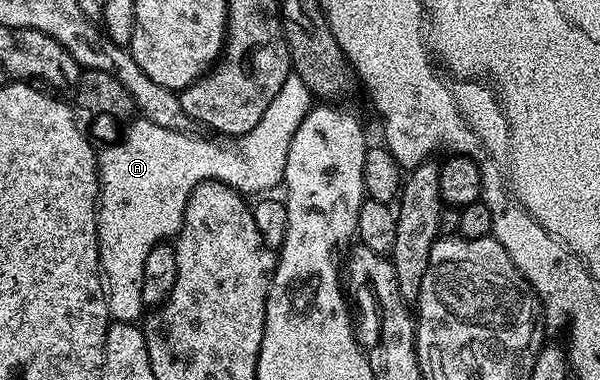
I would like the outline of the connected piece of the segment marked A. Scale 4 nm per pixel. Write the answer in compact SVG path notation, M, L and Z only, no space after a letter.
M292 73L285 77L281 93L269 101L269 109L265 109L261 121L253 125L249 134L232 142L235 143L232 147L214 138L186 135L186 130L162 128L135 117L126 124L118 141L106 144L98 152L99 205L95 220L99 234L99 270L103 277L103 296L107 298L107 314L114 322L138 324L144 318L145 257L149 257L157 244L178 236L187 202L196 187L202 183L224 183L247 197L274 192L271 190L283 181L289 141L293 141L293 133L297 133L297 127L305 121L312 106L312 91L301 77Z

